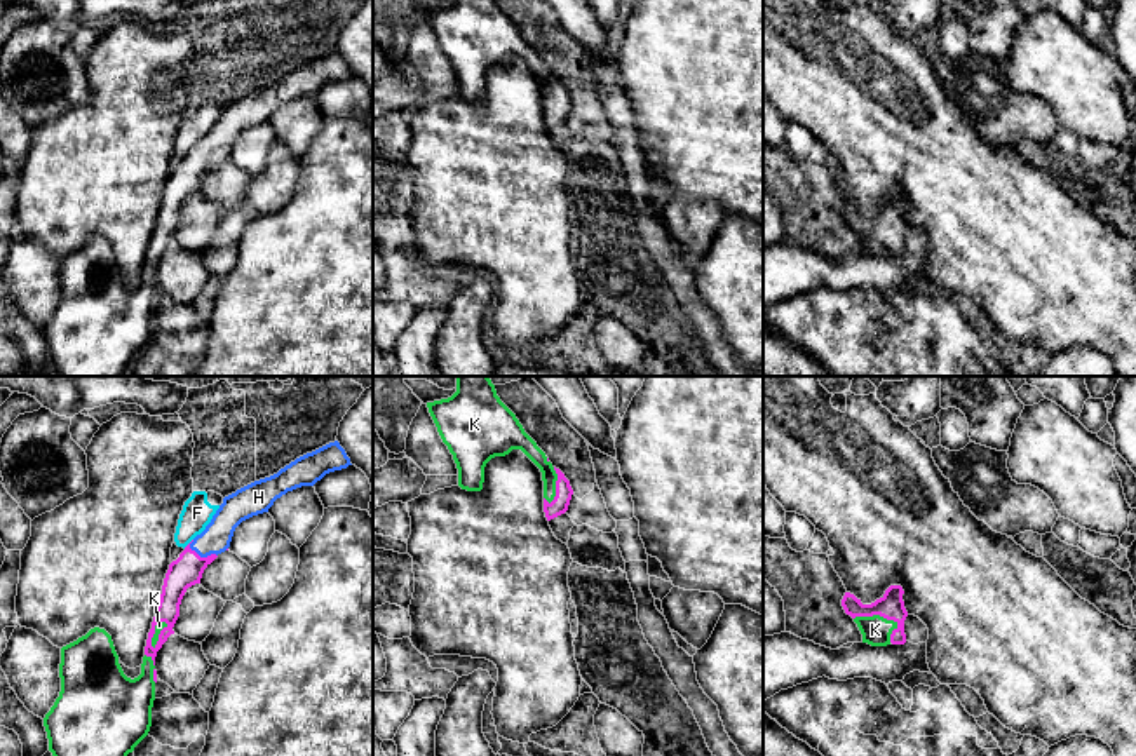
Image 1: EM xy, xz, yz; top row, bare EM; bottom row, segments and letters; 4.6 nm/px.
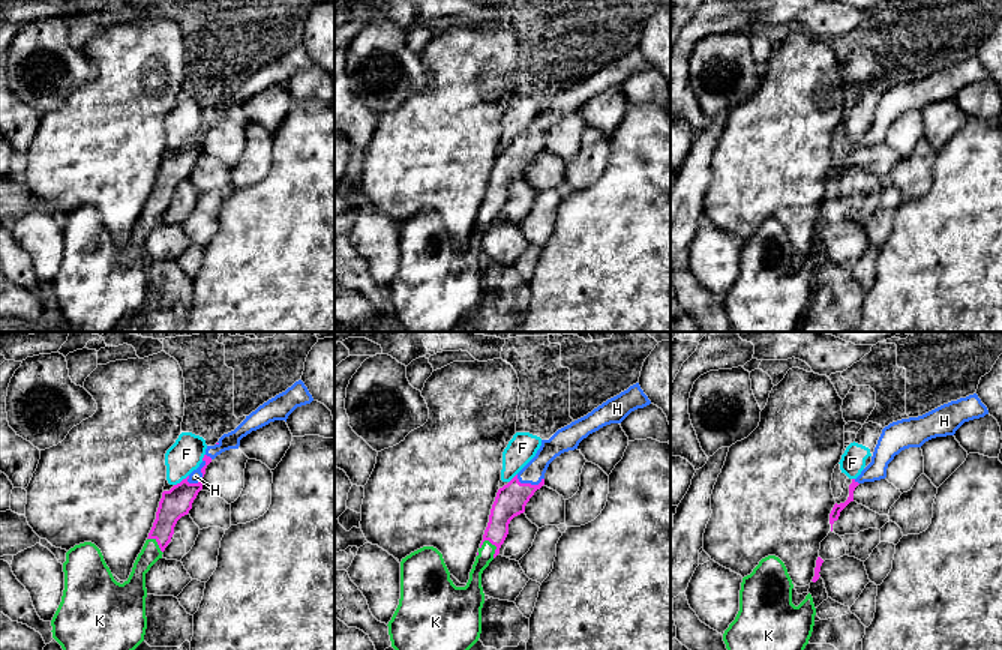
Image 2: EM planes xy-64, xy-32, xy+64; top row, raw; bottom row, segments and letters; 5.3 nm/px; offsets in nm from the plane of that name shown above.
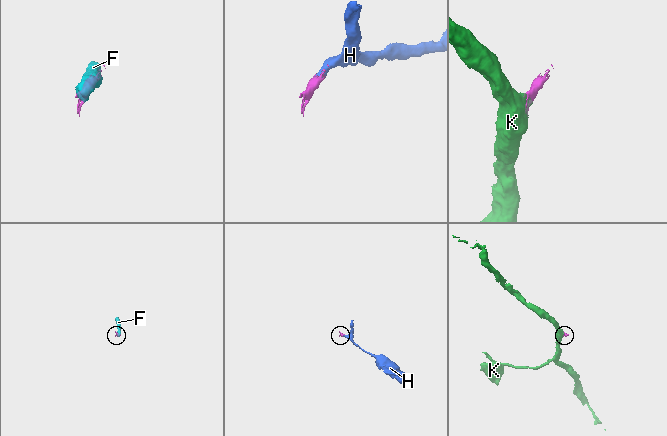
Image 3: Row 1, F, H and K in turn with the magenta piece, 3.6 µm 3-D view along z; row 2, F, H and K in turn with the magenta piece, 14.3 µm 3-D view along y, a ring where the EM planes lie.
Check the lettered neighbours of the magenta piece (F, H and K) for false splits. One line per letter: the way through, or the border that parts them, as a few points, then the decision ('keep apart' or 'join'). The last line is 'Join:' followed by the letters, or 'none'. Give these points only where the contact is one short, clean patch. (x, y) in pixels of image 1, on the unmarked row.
F: along xy (192, 148), (183, 157) | keep apart
H: across xy (187, 180), (202, 168), (216, 147) | join
K: across yz (891, 216), (877, 223), (875, 239) | join
Join: H, K

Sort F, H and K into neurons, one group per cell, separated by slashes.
F / H K

